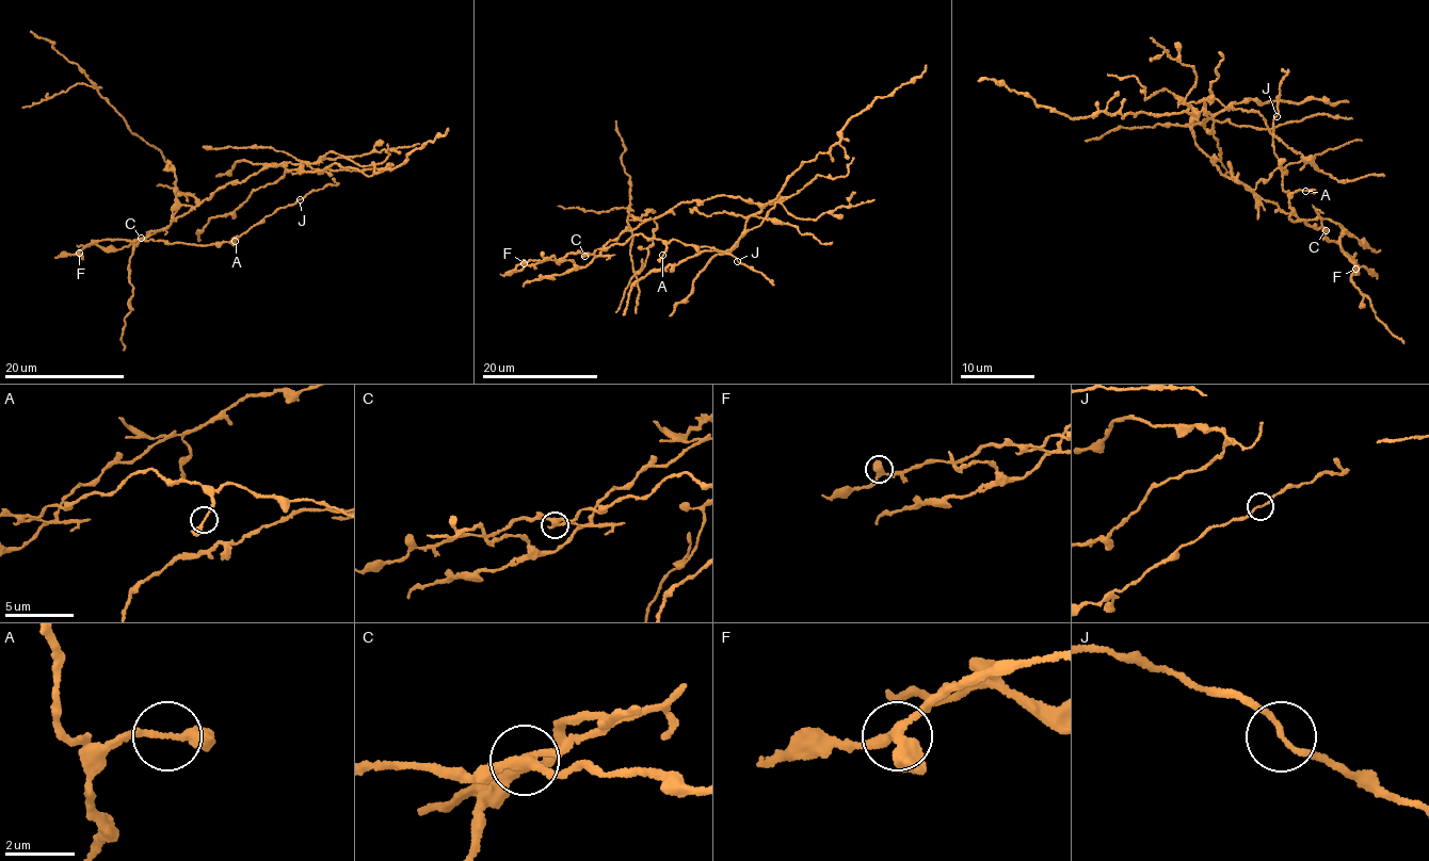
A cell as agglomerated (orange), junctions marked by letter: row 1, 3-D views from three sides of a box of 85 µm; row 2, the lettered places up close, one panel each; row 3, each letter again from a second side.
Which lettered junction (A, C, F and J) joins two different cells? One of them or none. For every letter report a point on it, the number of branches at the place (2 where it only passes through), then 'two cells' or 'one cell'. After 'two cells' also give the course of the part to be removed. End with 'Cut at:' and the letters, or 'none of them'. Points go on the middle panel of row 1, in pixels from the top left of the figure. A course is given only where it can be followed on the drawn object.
A: place (662, 255); branches 2; one cell
C: place (584, 256); branches 3; two cells
F: place (524, 263); branches 3; one cell
J: place (737, 261); branches 2; one cell
Cut at: C

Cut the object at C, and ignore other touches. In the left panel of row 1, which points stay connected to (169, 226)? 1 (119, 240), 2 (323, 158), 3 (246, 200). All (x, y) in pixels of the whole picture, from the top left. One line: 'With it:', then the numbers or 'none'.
With it: 2, 3

